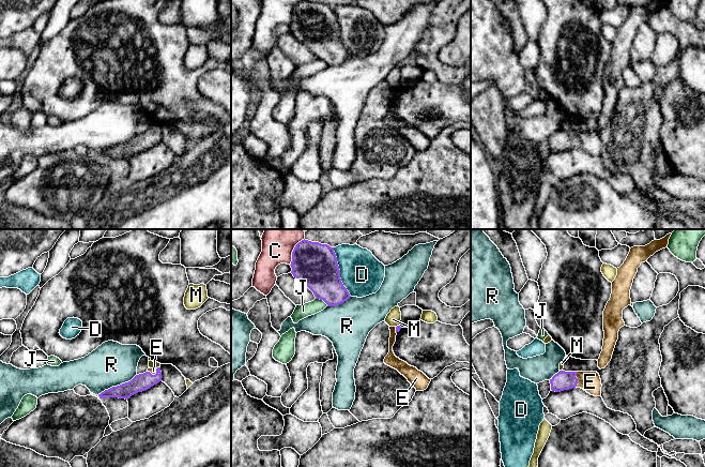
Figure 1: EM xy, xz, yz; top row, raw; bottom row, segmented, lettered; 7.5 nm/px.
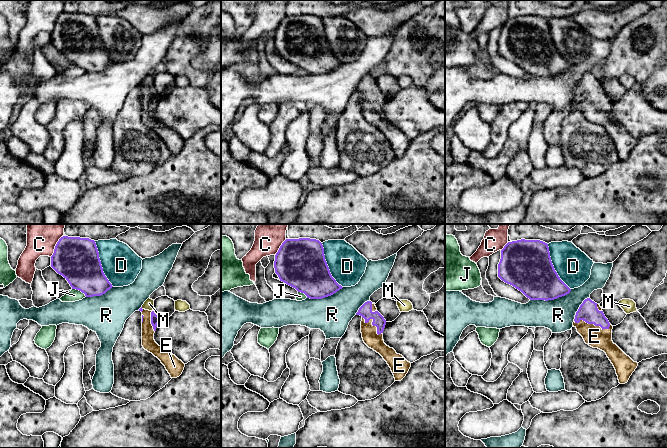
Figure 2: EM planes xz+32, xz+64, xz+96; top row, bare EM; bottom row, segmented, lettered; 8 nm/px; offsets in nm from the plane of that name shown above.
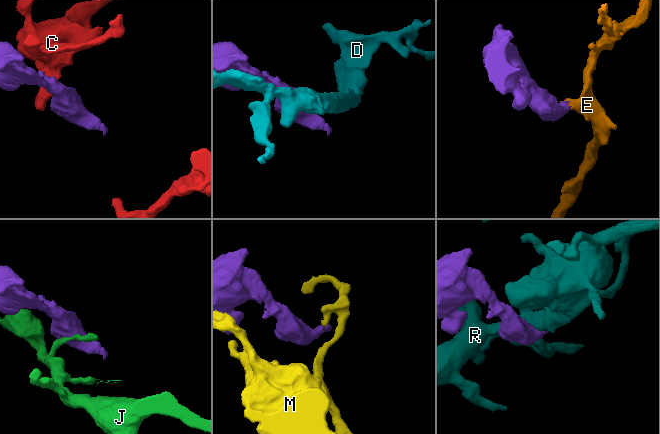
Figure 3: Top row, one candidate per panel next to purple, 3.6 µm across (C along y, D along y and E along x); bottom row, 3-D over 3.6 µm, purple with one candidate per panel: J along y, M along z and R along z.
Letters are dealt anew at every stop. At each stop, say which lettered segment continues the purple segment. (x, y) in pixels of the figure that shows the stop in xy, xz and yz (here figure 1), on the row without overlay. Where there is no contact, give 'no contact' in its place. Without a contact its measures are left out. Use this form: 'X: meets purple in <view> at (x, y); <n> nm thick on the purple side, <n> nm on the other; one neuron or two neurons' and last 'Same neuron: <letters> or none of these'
C: meets purple in xz at (292, 12); 320 nm thick on the purple side, 190 nm on the other; two neurons
D: meets purple in xz at (339, 32); 320 nm thick on the purple side, 320 nm on the other; two neurons
E: meets purple in yz at (577, 139); 140 nm thick on the purple side, 160 nm on the other; one neuron
J: meets purple in xz at (322, 59); 320 nm thick on the purple side, 110 nm on the other; two neurons
M: meets purple in xy at (157, 127); 130 nm thick on the purple side, 50 nm on the other; two neurons
R: meets purple in xy at (117, 146); 130 nm thick on the purple side, 320 nm on the other; two neurons
Same neuron: E

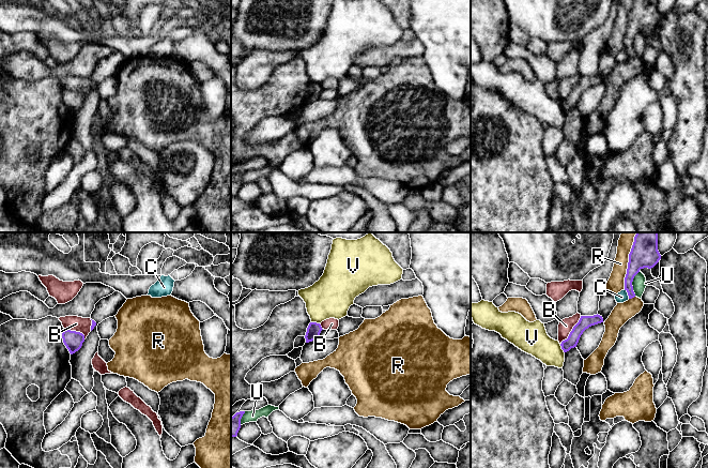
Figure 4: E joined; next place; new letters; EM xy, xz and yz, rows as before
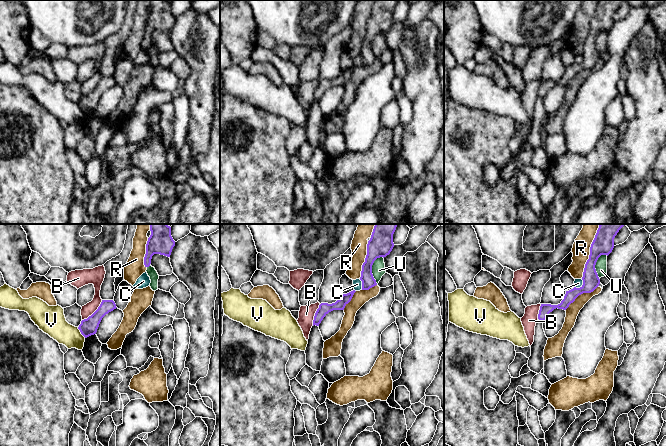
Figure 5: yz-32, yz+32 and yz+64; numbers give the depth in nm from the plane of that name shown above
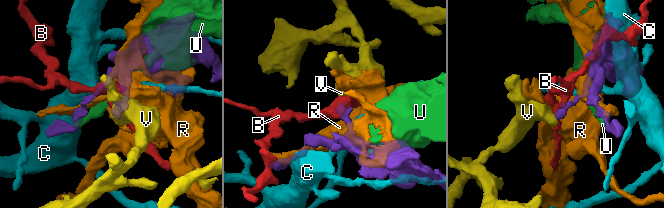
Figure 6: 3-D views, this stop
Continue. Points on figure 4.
B: meets purple in yz at (571, 91); 100 nm thick on the purple side, 110 nm on the other; two neurons
C: meets purple in yz at (628, 54); 130 nm thick on the purple side, 90 nm on the other; two neurons
R: meets purple in yz at (628, 25); 200 nm thick on the purple side, 130 nm on the other; two neurons
U: meets purple in yz at (631, 44); 200 nm thick on the purple side, 100 nm on the other; two neurons
V: meets purple in yz at (562, 108); 90 nm thick on the purple side, 240 nm on the other; two neurons
Same neuron: none of these

